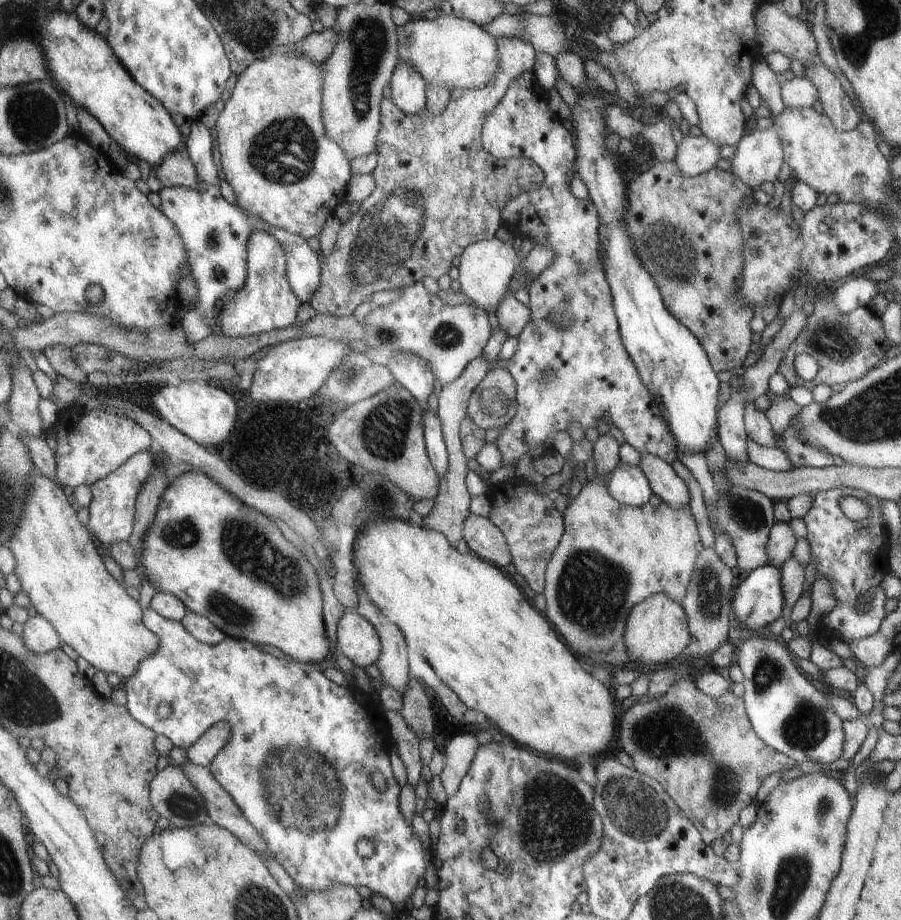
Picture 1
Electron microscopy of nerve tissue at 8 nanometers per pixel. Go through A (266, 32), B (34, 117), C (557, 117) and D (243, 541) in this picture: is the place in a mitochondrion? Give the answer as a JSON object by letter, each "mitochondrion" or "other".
{"A":"mitochondrion","B":"mitochondrion","C":"other","D":"mitochondrion"}

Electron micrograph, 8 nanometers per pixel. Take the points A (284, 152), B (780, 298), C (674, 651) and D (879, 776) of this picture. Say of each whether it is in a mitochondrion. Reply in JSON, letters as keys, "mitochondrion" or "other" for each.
{"A":"mitochondrion","B":"other","C":"other","D":"other"}

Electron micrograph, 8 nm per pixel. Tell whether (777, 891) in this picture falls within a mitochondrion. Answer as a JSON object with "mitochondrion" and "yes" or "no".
{"mitochondrion":"yes"}

